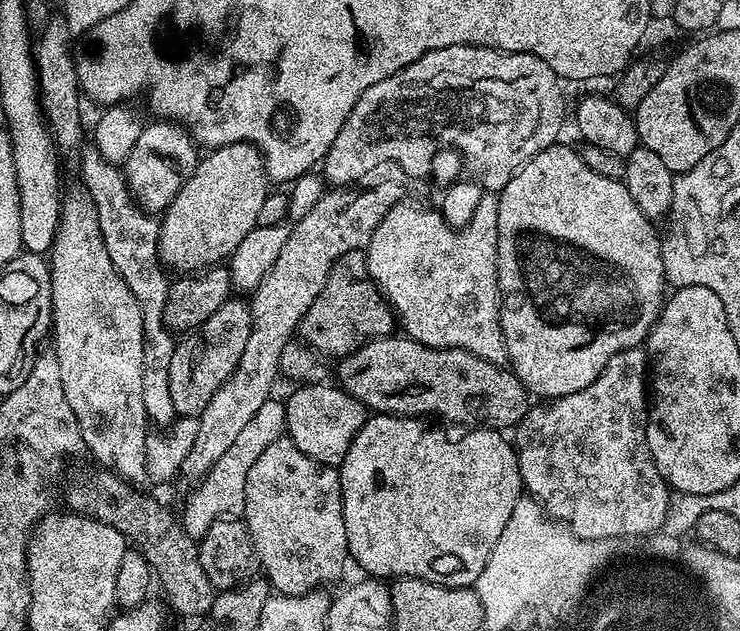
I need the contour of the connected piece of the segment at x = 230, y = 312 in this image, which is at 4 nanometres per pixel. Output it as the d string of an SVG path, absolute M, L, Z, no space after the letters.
M230 298L219 308L201 328L187 333L184 340L175 345L170 358L168 385L170 386L170 402L174 402L177 417L199 417L206 410L210 398L218 394L218 390L230 378L230 374L238 366L242 358L242 350L246 350L246 338L252 333L252 309L240 298Z

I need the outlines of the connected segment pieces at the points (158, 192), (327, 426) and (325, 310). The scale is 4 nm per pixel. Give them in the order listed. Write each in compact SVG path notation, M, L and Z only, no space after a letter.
M156 122L141 131L134 150L130 150L128 159L122 165L124 179L128 182L128 191L138 201L141 208L149 214L160 214L171 204L178 194L182 175L176 169L176 163L192 166L197 163L197 145L183 127L172 122Z
M312 384L309 388L300 386L296 393L284 404L284 427L287 439L292 440L302 454L306 454L315 460L317 464L336 466L343 461L344 456L350 450L358 430L362 430L366 419L366 409L362 402L358 402L349 392L339 386L331 388L328 384Z
M350 250L350 254L342 254L342 258L330 266L326 286L322 286L318 298L314 298L314 306L306 310L298 336L321 357L343 358L358 351L363 344L393 335L392 320L394 324L394 309L372 278L367 255L361 250Z

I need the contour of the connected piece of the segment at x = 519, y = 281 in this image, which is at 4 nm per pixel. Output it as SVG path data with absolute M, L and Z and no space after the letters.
M557 142L551 148L547 148L544 152L539 152L533 156L531 160L520 165L515 174L509 175L508 180L504 184L504 189L498 192L498 275L500 277L500 336L504 340L504 348L508 351L508 356L512 359L511 367L514 369L516 376L524 383L529 393L540 396L552 396L551 398L559 398L561 396L569 396L578 390L582 390L586 386L590 386L590 382L594 382L604 373L604 368L609 362L618 355L619 352L626 352L631 348L641 347L647 341L648 333L652 331L652 326L656 322L657 316L660 315L660 309L666 299L666 277L664 274L665 257L660 257L660 236L656 233L657 225L644 216L640 205L634 202L634 198L628 193L627 187L621 181L611 180L610 178L602 178L602 174L594 174L594 170L590 170L590 166L586 166L582 162L579 151L574 147L563 148L563 143Z

